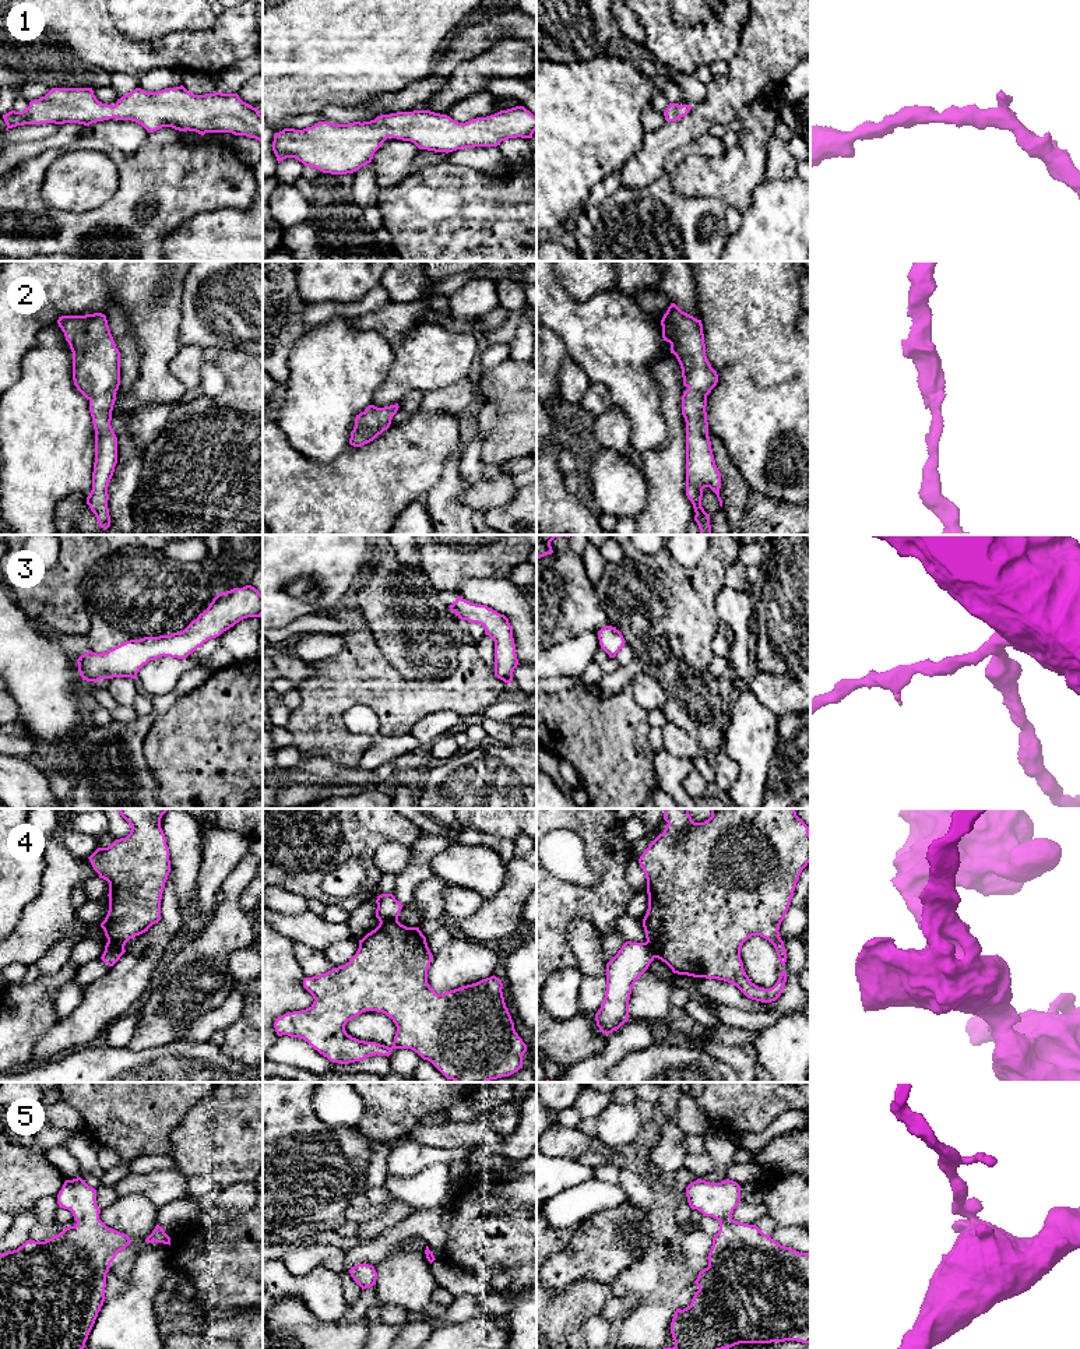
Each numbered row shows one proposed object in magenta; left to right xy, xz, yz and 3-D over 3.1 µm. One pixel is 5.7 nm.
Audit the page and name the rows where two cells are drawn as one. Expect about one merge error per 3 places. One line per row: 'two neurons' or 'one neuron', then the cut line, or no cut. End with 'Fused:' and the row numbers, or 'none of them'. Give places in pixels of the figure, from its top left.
1: one neuron | no cut
2: one neuron | no cut
3: one neuron | no cut
4: two neurons | xy (106, 943), (123, 948)
5: one neuron | no cut
Fused: 4

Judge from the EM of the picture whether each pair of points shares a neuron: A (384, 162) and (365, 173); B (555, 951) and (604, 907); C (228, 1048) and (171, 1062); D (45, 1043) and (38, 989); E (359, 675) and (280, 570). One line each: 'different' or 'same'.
A: different
B: same
C: different
D: different
E: different

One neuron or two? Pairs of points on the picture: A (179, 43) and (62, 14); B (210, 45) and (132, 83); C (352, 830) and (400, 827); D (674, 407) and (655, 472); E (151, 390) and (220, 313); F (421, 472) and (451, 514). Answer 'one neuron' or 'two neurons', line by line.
A: one neuron
B: two neurons
C: one neuron
D: one neuron
E: two neurons
F: two neurons

